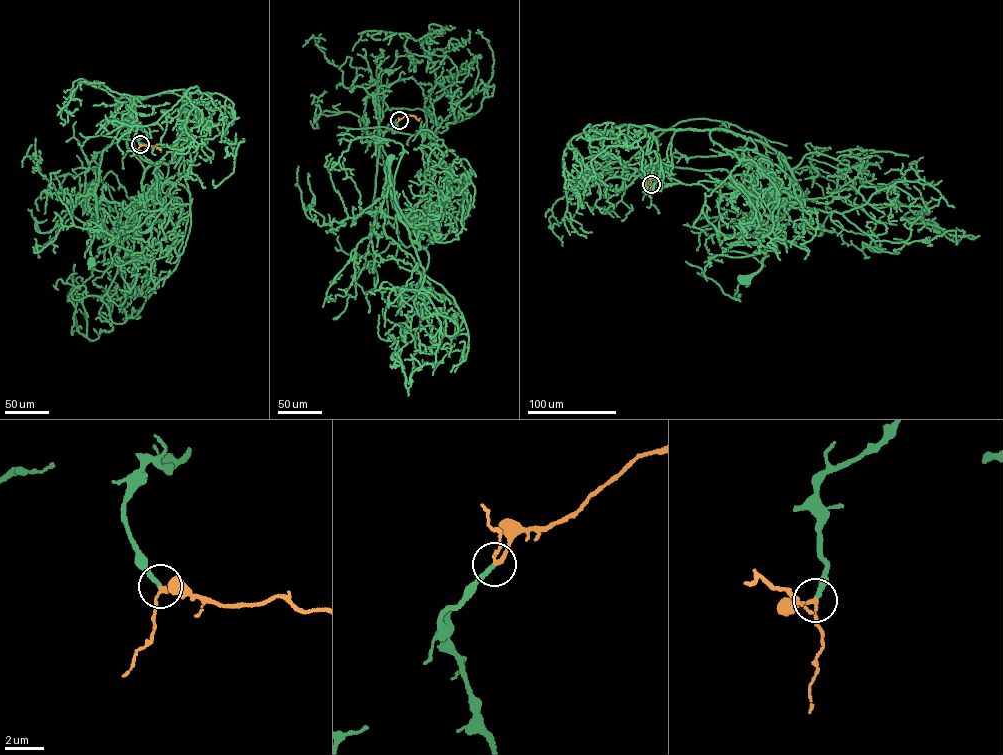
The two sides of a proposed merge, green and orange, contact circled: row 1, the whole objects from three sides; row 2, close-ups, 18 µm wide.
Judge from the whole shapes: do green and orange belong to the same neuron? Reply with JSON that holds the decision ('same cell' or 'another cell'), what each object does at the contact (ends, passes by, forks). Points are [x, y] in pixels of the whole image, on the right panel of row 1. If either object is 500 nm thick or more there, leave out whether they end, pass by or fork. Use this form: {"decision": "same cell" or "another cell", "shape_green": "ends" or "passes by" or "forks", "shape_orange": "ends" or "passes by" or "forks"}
{"decision": "same cell", "shape_green": "ends", "shape_orange": "passes by"}

